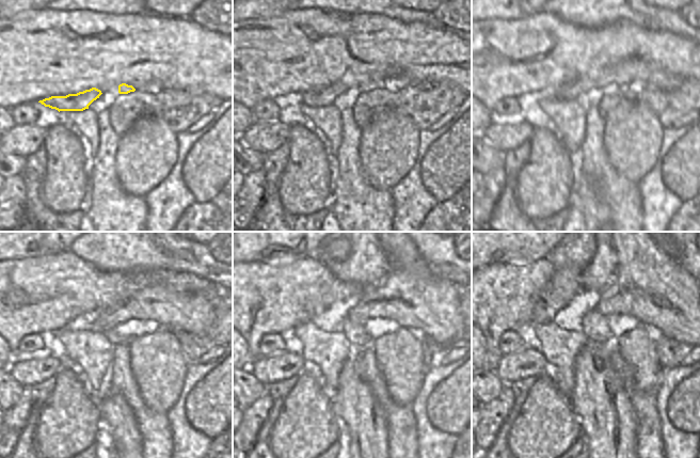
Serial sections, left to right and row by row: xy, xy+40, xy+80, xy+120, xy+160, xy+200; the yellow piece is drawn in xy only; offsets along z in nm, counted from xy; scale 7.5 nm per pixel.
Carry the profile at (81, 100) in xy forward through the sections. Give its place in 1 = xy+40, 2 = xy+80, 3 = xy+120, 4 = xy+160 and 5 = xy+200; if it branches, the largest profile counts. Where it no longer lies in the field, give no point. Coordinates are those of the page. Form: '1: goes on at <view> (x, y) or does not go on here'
1: goes on at xy+40 (323, 97)
2: goes on at xy+80 (625, 72)
3: goes on at xy+120 (175, 316)
4: goes on at xy+160 (445, 326)
5: goes on at xy+200 (683, 319)

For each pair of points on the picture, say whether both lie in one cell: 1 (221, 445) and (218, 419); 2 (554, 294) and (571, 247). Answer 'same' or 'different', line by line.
1: different
2: same

